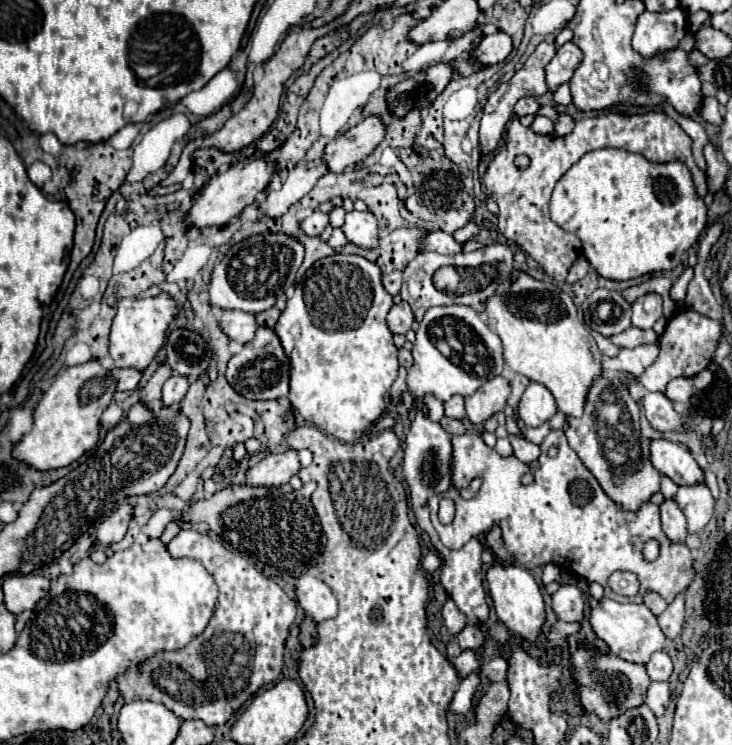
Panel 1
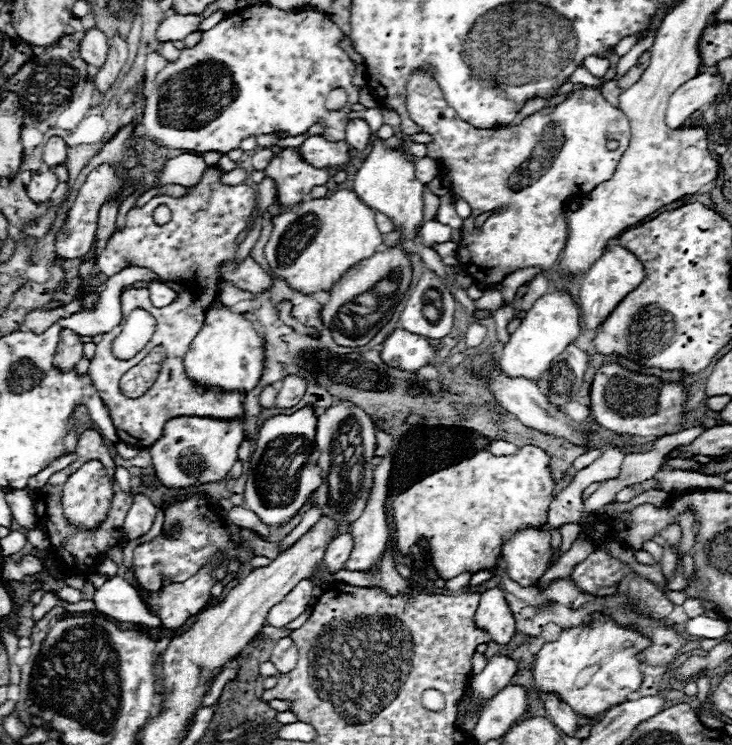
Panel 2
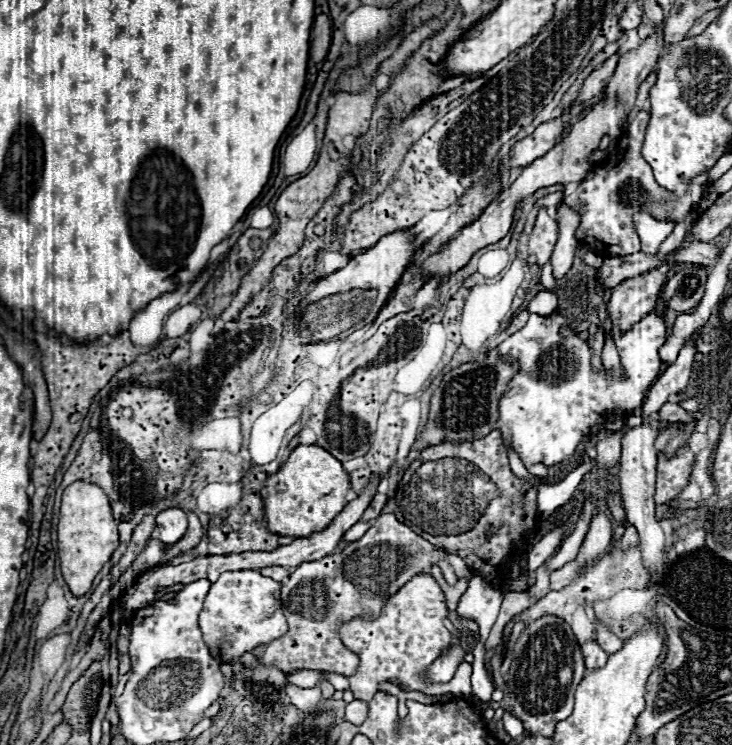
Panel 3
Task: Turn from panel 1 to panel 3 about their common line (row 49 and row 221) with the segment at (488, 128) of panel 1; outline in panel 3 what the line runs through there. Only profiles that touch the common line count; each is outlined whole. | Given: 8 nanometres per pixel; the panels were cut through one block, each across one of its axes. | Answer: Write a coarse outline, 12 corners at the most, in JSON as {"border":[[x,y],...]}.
{"border":[[542,208],[528,240],[530,260],[550,262],[558,222]]}

